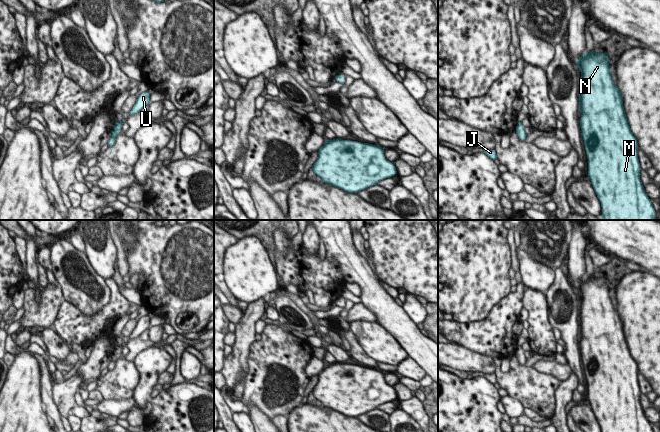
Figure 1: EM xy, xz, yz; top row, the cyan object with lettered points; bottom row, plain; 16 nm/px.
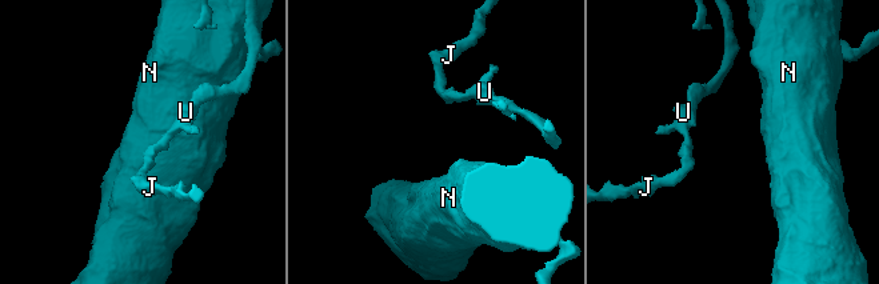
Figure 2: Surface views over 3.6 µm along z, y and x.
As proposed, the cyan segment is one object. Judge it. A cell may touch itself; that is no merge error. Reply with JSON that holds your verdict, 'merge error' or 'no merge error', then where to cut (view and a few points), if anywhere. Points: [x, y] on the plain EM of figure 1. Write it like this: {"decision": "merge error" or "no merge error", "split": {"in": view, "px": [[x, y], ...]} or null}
{"decision": "no merge error", "split": null}

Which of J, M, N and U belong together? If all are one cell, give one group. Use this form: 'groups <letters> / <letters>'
groups J M N U

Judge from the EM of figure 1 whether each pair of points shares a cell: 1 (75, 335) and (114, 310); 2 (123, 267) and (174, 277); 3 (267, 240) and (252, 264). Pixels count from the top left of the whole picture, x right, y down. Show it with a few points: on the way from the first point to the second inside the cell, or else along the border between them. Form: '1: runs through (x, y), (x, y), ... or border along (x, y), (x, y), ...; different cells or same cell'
1: runs through (85, 329), (96, 328), (104, 320); same cell
2: border along (125, 258), (128, 264), (127, 273); different cells
3: border along (241, 237), (255, 236), (268, 253); different cells

